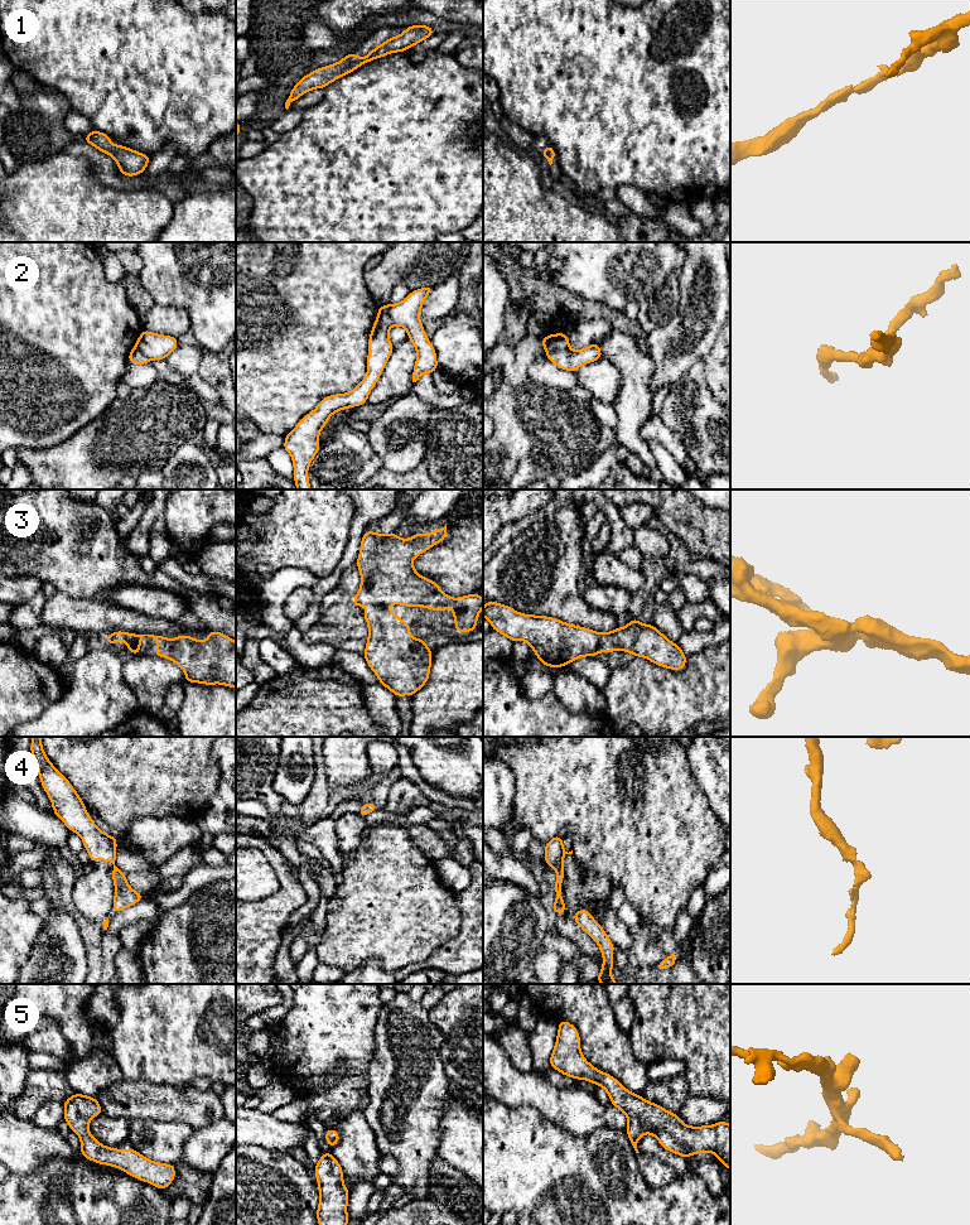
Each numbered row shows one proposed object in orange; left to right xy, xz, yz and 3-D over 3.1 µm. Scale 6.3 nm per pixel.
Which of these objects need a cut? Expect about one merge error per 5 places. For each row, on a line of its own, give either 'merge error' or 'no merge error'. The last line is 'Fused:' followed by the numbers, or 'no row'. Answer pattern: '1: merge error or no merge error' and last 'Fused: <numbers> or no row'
1: no merge error
2: merge error
3: no merge error
4: merge error
5: no merge error
Fused: 2, 4

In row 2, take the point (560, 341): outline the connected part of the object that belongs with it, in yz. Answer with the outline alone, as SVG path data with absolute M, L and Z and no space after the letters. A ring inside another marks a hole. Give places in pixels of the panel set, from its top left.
M566 333L545 336L541 342L545 352L566 349L569 347L569 337Z

